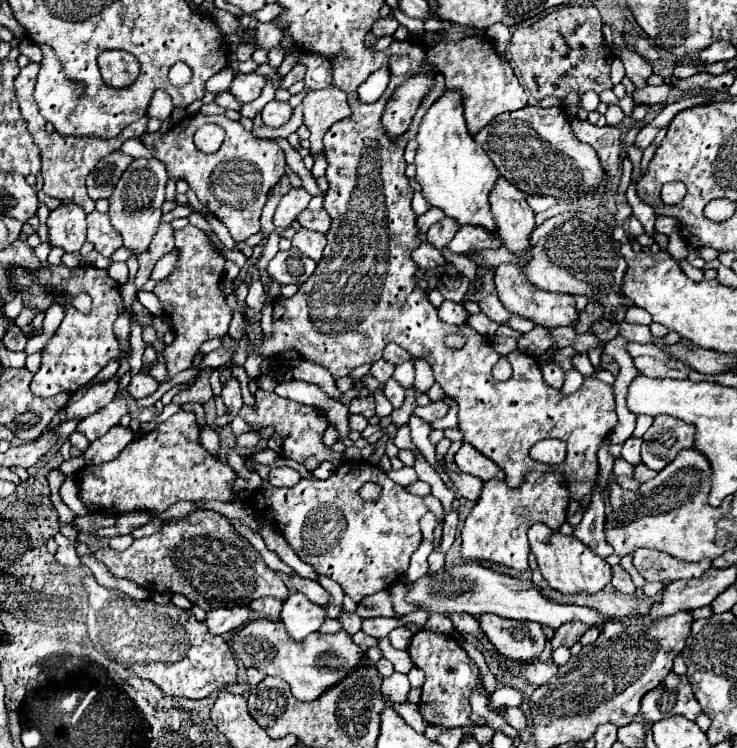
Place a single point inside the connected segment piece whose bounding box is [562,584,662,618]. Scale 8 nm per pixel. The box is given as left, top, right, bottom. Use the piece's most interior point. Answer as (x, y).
(610, 603)

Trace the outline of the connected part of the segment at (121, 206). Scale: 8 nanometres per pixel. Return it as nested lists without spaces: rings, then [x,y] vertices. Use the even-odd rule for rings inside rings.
[[[136,158],[132,164],[124,170],[122,178],[118,180],[114,194],[108,198],[110,202],[110,220],[112,226],[120,232],[124,246],[136,254],[148,250],[148,244],[152,236],[156,234],[160,226],[160,216],[162,216],[162,204],[164,204],[164,186],[168,182],[166,168],[160,160],[156,158]]]

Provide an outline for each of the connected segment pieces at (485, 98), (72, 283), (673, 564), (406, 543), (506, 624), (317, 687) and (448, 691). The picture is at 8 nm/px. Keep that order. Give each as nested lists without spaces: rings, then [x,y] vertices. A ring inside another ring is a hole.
[[[472,36],[464,40],[442,41],[426,50],[426,60],[436,64],[434,72],[440,72],[445,77],[445,86],[454,92],[460,90],[466,126],[474,136],[482,130],[490,120],[494,120],[502,112],[512,112],[526,106],[528,94],[516,80],[510,64],[498,56],[492,42],[486,36]]]
[[[58,264],[58,266],[38,268],[34,272],[28,272],[24,268],[12,268],[10,282],[12,282],[12,290],[16,294],[22,294],[26,308],[44,312],[54,302],[64,306],[64,320],[58,326],[58,330],[54,332],[54,336],[48,340],[48,344],[42,348],[42,366],[30,384],[32,394],[42,396],[42,398],[56,396],[60,392],[74,394],[78,388],[82,388],[90,380],[94,380],[94,376],[110,360],[120,360],[122,346],[114,334],[114,322],[122,312],[132,314],[140,322],[142,328],[152,326],[152,320],[154,320],[154,316],[146,308],[140,308],[138,302],[134,302],[132,308],[126,308],[124,300],[120,298],[120,292],[118,292],[118,282],[112,280],[106,270],[98,270],[90,264],[80,264],[76,268],[66,268],[64,264]],[[34,282],[38,282],[44,288],[40,296],[30,294],[30,288]],[[82,290],[86,290],[92,296],[92,312],[88,316],[80,314],[72,306],[72,298],[76,294],[80,294]]]
[[[640,548],[640,552],[634,554],[634,566],[648,582],[664,582],[680,578],[700,578],[712,566],[712,560],[700,560],[692,564],[672,560],[670,556],[664,556],[664,552]]]
[[[246,454],[244,466],[258,472],[264,480],[262,488],[252,496],[252,508],[258,514],[270,512],[280,534],[296,556],[310,564],[320,576],[338,582],[344,594],[356,604],[360,604],[362,598],[392,586],[408,570],[410,556],[422,542],[418,520],[428,512],[428,508],[420,496],[410,494],[406,488],[390,480],[378,466],[346,460],[326,480],[318,480],[304,466],[284,456],[278,456],[272,466],[264,466],[254,462],[252,454]],[[278,466],[298,470],[302,480],[292,488],[274,488],[268,482],[268,472]],[[367,482],[382,488],[376,502],[364,502],[358,496],[358,490]]]
[[[482,614],[478,622],[482,632],[496,646],[502,658],[510,658],[516,662],[532,662],[544,650],[546,634],[536,622],[508,620],[496,614]]]
[[[254,620],[246,624],[242,630],[232,634],[234,638],[230,642],[230,648],[236,654],[236,658],[240,658],[246,664],[246,668],[256,668],[266,676],[282,678],[284,682],[290,684],[292,694],[304,702],[316,700],[334,684],[342,682],[348,676],[348,672],[352,672],[352,668],[358,668],[362,664],[362,658],[364,658],[362,648],[356,646],[350,634],[344,630],[336,634],[314,632],[302,642],[296,642],[288,636],[280,620],[278,622]]]
[[[420,630],[412,636],[408,646],[408,654],[416,668],[426,672],[426,682],[422,686],[420,698],[420,714],[428,724],[442,724],[446,728],[472,726],[470,722],[470,702],[468,696],[474,688],[482,688],[480,670],[468,658],[468,654],[460,648],[460,644],[448,634],[434,634],[428,630]]]

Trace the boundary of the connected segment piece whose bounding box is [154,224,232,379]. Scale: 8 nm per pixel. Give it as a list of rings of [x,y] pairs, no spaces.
[[[190,224],[186,228],[174,230],[174,242],[178,250],[178,262],[174,270],[154,286],[154,294],[158,296],[176,336],[174,342],[164,350],[168,379],[173,378],[176,372],[192,366],[192,360],[202,342],[226,336],[232,320],[232,310],[226,304],[226,294],[220,290],[220,282],[224,280],[224,256],[216,252],[202,230]]]

